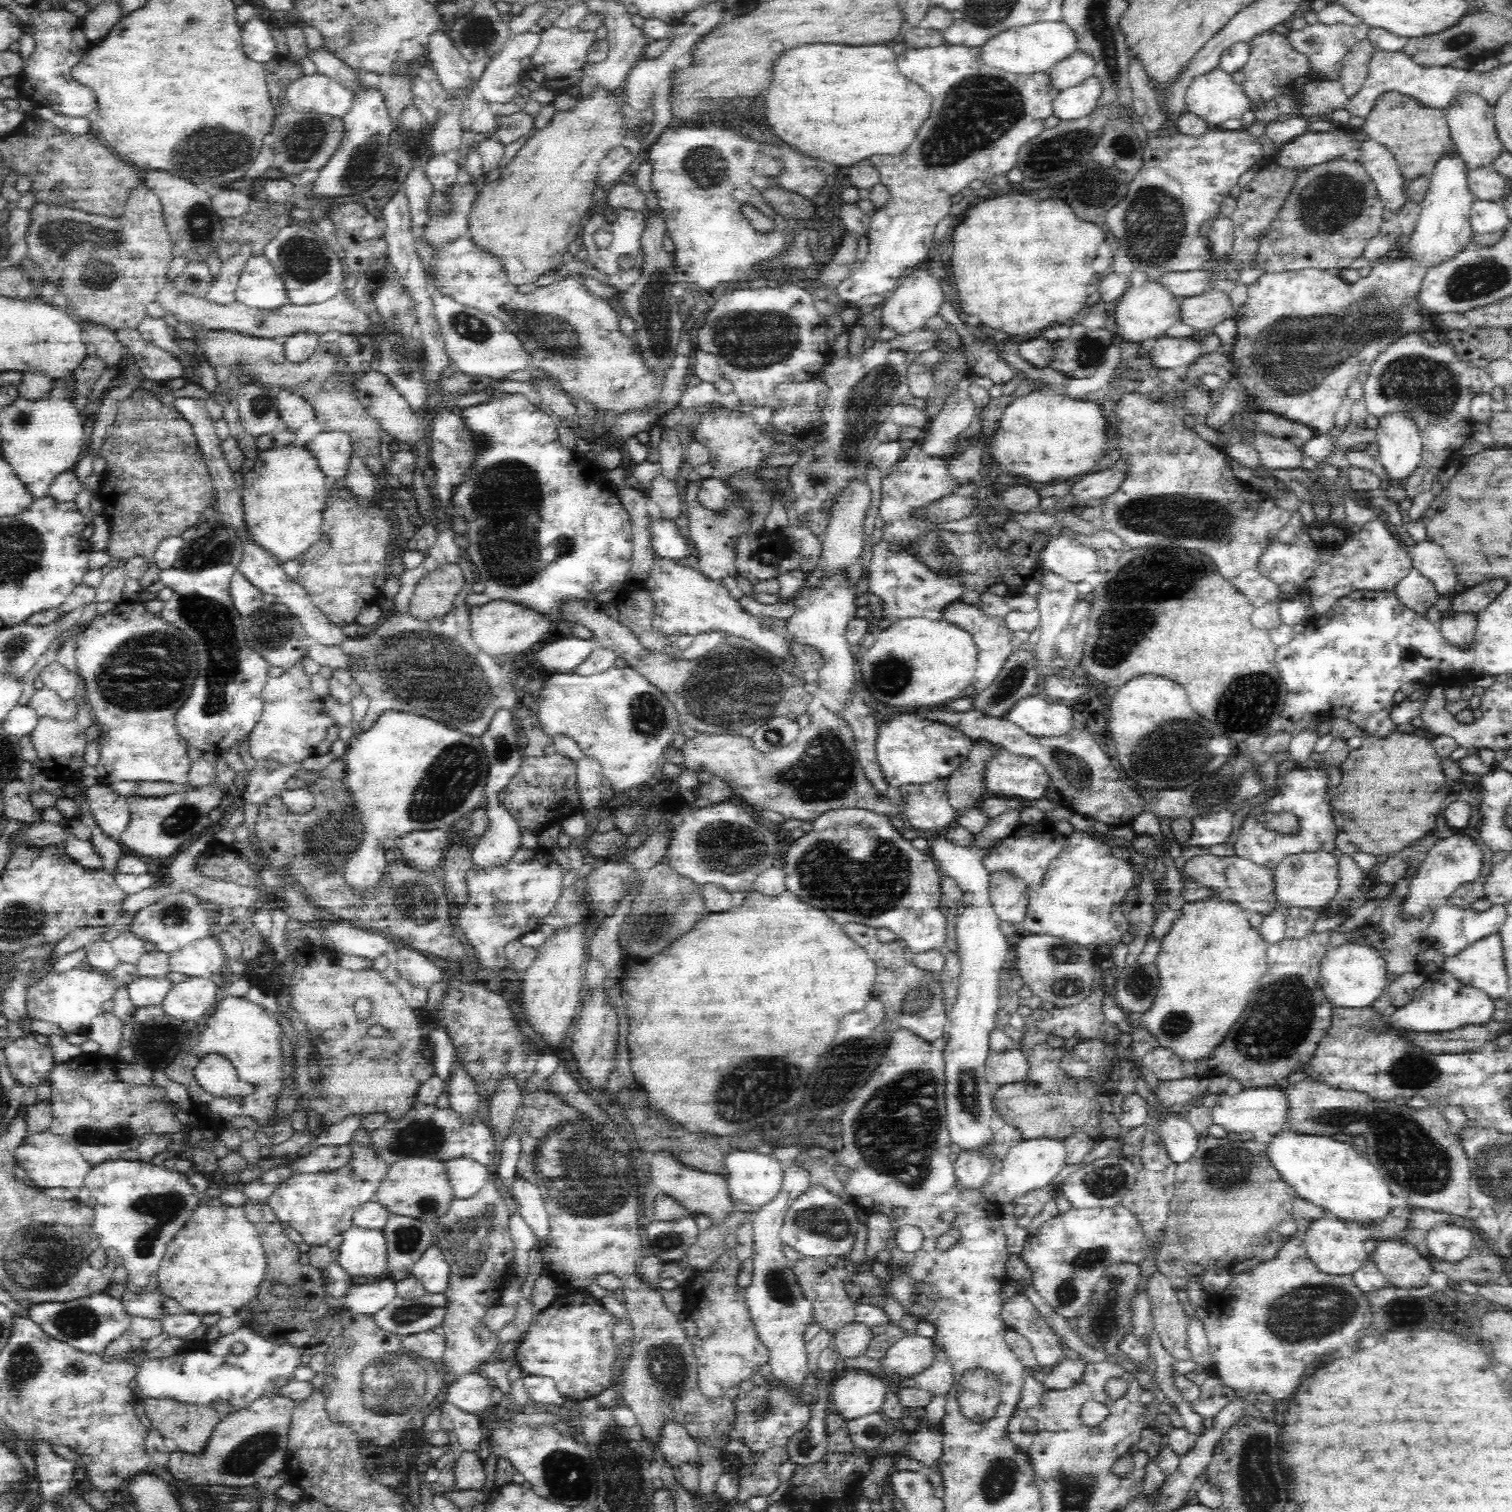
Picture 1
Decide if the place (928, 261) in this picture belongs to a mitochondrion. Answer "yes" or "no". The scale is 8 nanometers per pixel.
no

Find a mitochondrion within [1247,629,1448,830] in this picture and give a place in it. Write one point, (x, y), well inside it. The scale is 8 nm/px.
(1409, 651)

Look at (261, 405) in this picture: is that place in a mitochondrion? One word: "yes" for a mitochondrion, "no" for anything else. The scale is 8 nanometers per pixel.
yes

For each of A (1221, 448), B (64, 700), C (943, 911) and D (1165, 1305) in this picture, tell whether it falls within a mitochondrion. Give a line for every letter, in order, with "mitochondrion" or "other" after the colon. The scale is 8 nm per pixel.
A: other
B: other
C: other
D: other

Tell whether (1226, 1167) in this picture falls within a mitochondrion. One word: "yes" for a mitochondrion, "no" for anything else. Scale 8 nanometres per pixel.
yes

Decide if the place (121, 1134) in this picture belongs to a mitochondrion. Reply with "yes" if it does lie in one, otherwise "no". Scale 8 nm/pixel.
yes

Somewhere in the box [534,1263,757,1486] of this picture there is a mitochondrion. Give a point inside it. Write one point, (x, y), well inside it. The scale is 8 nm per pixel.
(665, 1367)

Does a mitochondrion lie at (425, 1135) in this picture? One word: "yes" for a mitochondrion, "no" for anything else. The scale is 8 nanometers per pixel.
yes

